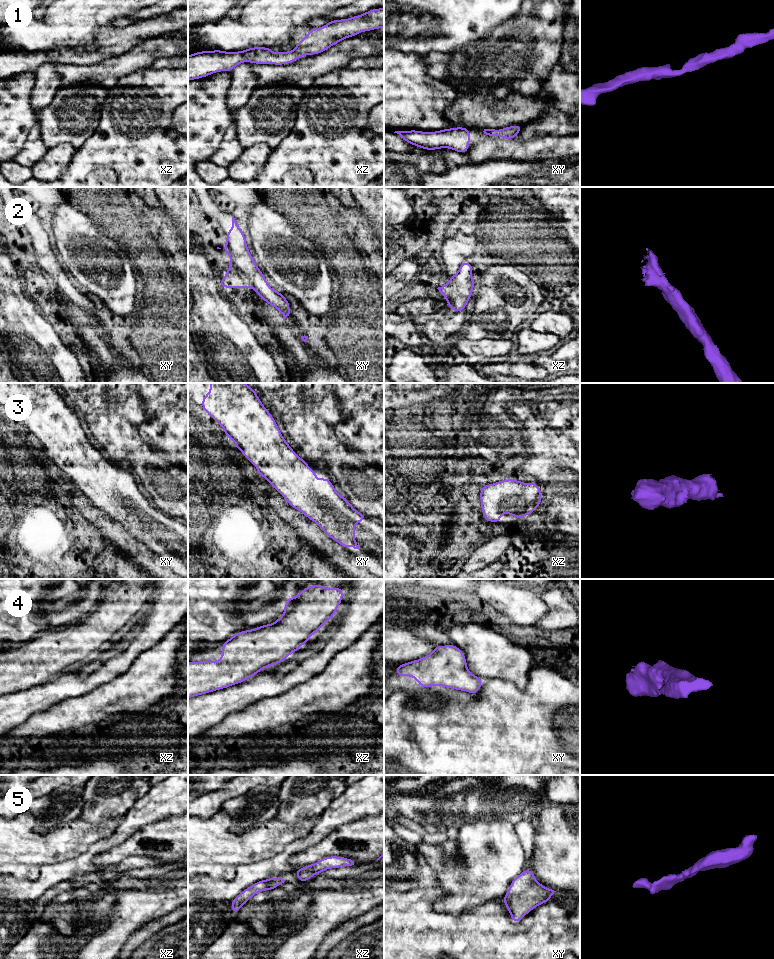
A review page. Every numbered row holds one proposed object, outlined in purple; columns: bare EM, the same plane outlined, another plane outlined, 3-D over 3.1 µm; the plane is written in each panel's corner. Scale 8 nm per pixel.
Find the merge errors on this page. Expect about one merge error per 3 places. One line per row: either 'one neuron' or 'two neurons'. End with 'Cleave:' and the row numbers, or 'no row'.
1: one neuron
2: one neuron
3: one neuron
4: one neuron
5: one neuron
Cleave: no row

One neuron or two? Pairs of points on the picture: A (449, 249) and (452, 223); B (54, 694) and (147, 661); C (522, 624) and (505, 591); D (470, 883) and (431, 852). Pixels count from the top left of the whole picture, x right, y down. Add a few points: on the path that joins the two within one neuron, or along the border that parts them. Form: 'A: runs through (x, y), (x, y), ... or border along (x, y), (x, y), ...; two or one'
A: border along (450, 230), (474, 234); two
B: border along (146, 650), (137, 656), (128, 669); two
C: runs through (522, 616), (521, 611), (509, 599); one
D: border along (456, 848), (458, 859), (445, 859), (435, 872); two

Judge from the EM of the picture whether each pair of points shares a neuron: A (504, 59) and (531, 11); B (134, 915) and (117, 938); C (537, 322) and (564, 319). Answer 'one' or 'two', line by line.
A: one
B: one
C: one

